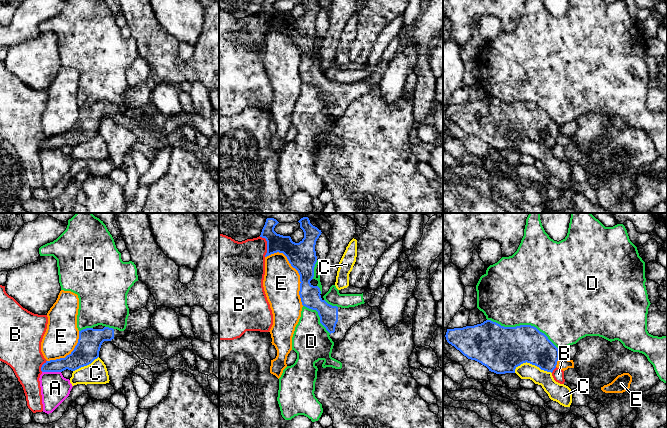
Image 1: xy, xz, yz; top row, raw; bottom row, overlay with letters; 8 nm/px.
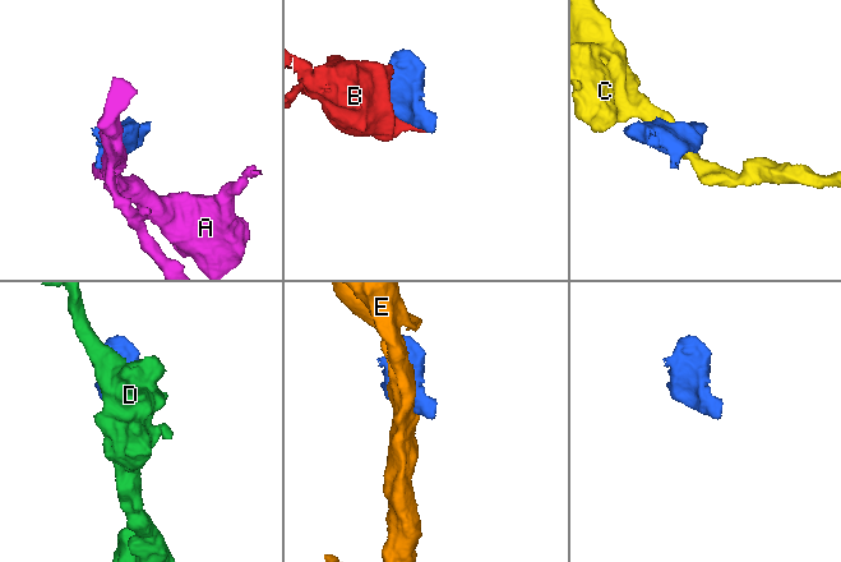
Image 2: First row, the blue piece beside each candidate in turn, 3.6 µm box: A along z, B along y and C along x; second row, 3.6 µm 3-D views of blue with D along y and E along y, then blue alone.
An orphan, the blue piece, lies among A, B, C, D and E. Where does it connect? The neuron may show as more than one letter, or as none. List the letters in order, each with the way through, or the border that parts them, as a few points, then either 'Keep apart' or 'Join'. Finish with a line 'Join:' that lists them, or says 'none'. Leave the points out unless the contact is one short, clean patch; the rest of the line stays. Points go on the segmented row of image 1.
A: Keep apart
B: Keep apart
C: Boundary: yz (514, 369), (523, 363), (529, 362), (551, 373). Keep apart
D: Keep apart
E: Keep apart
Join: none

